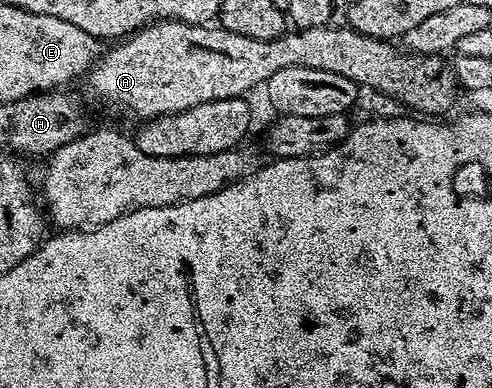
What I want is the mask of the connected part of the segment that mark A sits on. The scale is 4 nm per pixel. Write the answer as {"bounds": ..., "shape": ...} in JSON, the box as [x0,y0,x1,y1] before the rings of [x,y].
{"bounds":[86,20,458,121],"shape":[[[158,20],[145,24],[143,28],[131,33],[112,48],[103,53],[87,73],[86,81],[92,92],[108,108],[125,112],[128,116],[137,116],[137,121],[153,120],[156,116],[173,116],[175,112],[190,110],[199,104],[225,100],[235,96],[243,97],[251,88],[258,89],[268,81],[272,74],[287,67],[309,67],[311,70],[330,71],[352,79],[355,84],[373,88],[376,92],[385,92],[392,100],[413,108],[413,113],[444,112],[452,104],[458,93],[456,77],[451,67],[444,64],[439,55],[422,56],[417,52],[401,50],[395,43],[385,42],[367,36],[347,26],[332,28],[323,24],[317,28],[296,28],[285,31],[272,40],[243,37],[230,33],[221,26],[201,26],[186,24],[182,20]]]}

